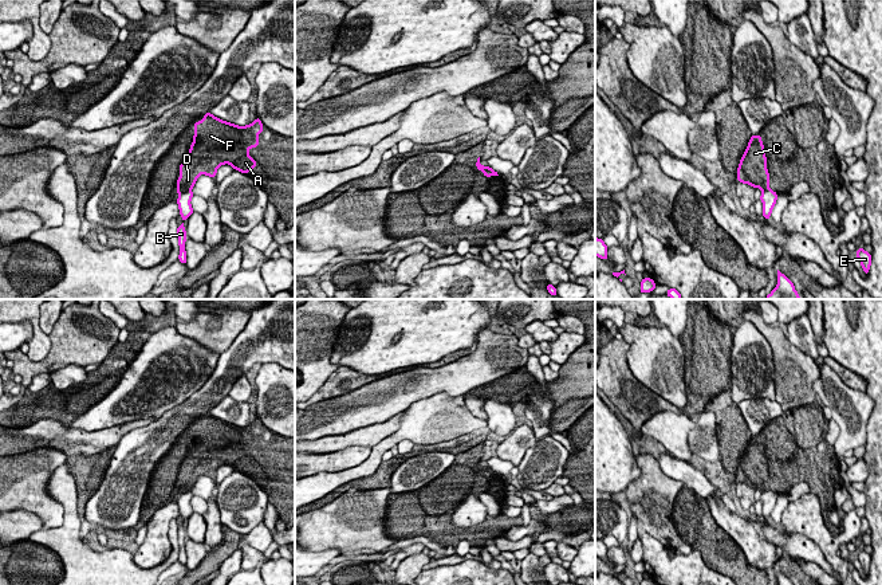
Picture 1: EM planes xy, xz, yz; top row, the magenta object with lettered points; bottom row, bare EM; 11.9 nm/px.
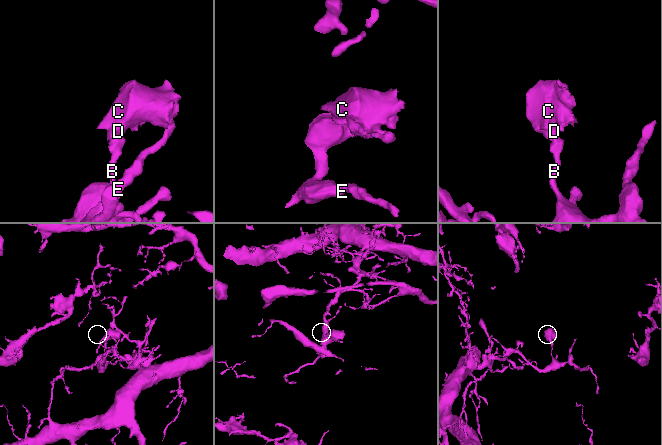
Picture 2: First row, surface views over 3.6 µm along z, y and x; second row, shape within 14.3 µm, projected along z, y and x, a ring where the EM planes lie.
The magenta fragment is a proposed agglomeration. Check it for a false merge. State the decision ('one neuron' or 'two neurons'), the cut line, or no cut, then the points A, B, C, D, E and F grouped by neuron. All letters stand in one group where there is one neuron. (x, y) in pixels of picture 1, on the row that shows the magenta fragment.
two neurons | xy (189, 189), (180, 195) | A C D F / B E

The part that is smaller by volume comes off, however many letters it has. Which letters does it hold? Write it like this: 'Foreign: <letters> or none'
Foreign: A, C, D, F

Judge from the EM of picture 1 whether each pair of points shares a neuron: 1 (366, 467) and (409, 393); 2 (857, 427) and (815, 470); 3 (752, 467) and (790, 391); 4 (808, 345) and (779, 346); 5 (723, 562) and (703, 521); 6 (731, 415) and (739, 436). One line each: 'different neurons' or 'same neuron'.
1: different neurons
2: different neurons
3: different neurons
4: different neurons
5: same neuron
6: same neuron

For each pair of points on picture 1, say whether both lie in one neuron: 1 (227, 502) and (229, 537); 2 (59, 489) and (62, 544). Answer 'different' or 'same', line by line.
1: different
2: same

